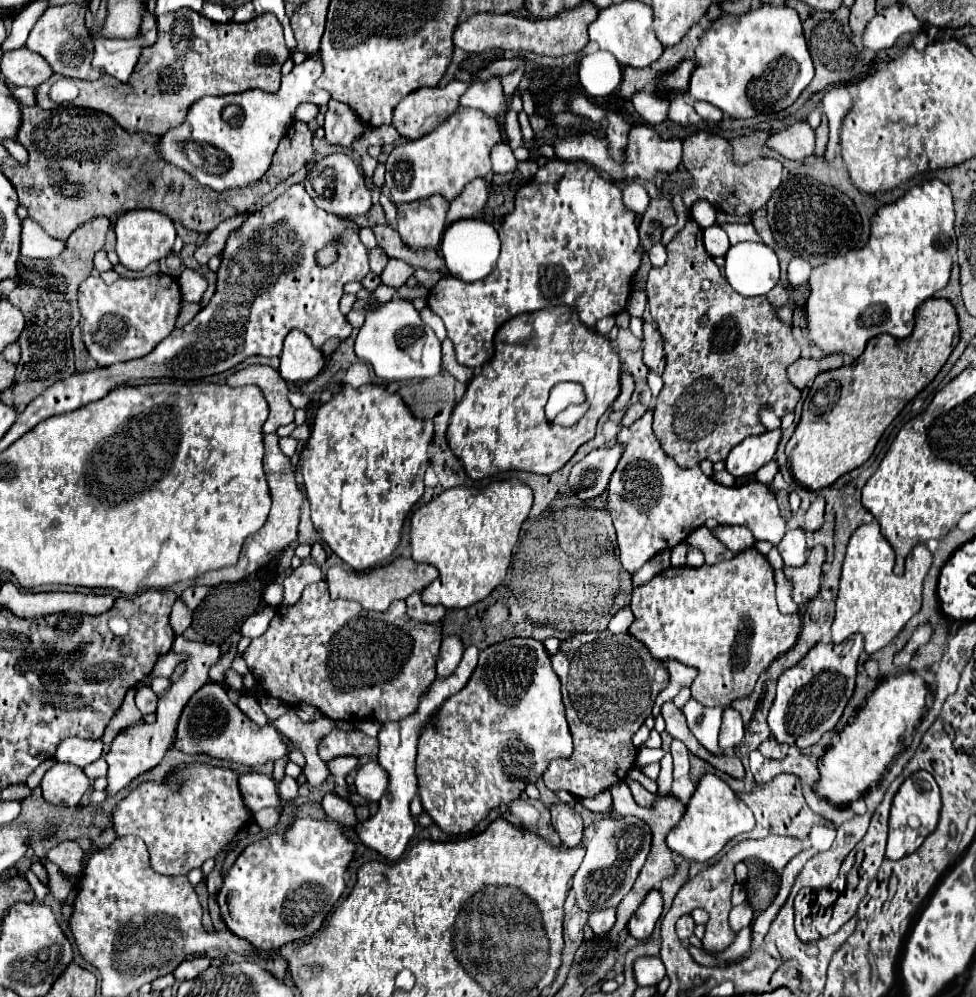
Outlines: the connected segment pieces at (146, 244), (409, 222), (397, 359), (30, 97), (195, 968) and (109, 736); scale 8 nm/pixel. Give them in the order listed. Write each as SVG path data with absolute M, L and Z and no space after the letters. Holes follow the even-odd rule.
M148 209L128 211L120 215L114 227L116 227L116 253L120 257L120 263L132 271L142 271L150 263L164 259L172 251L176 239L176 227L172 219L164 217L164 213L148 211Z
M440 195L398 205L396 223L404 245L414 251L436 249L446 229L448 205L450 203Z
M392 299L380 309L366 315L364 325L356 337L356 355L358 359L374 365L374 373L384 381L402 381L402 379L426 379L442 371L442 343L428 325L422 325L422 319L414 305L404 299ZM400 339L406 339L408 345L402 349Z
M14 87L14 89L12 89L12 95L16 97L16 101L18 101L20 105L36 105L34 89L30 89L30 87Z
M192 955L186 961L182 961L176 969L174 969L174 977L176 981L186 981L186 979L194 979L196 975L200 975L202 971L206 971L210 967L210 959L204 955Z
M132 687L132 689L126 693L126 697L124 697L122 707L116 711L114 719L108 723L106 733L104 733L104 737L102 737L102 741L104 741L106 745L108 745L108 741L112 741L112 739L118 735L120 729L126 729L126 727L136 725L136 723L142 721L142 713L138 711L138 707L136 707L136 703L134 703L134 695L136 695L136 691L134 691L134 687Z

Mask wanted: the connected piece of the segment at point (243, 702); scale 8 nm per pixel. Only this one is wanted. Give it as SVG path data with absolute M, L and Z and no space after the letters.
M240 695L240 701L236 703L240 709L242 709L242 713L246 715L246 717L250 717L256 725L260 725L260 727L264 727L266 723L268 723L268 717L266 717L266 713L260 709L260 705L258 705L258 701L252 697L252 695Z

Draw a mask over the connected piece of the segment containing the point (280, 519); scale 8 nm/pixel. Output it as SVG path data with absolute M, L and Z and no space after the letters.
M270 433L270 435L264 437L264 449L266 449L264 451L264 473L266 473L266 479L268 479L268 485L270 485L270 495L272 495L272 509L270 509L266 525L258 533L248 537L248 541L244 543L244 557L240 557L236 565L216 569L216 571L208 571L208 573L204 573L204 577L194 579L194 585L214 587L214 585L220 585L220 583L240 581L246 575L250 575L252 571L268 565L280 551L284 551L296 539L298 523L300 523L300 507L302 507L304 495L302 495L300 487L296 485L296 477L294 477L294 469L292 469L290 459L278 447L278 439L280 437L276 433Z

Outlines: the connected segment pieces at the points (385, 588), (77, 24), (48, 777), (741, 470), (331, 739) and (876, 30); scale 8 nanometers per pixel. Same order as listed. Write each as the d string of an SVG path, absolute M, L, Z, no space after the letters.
M398 557L388 565L374 567L368 573L350 573L342 567L332 567L326 573L326 583L330 587L330 597L332 599L352 599L362 605L362 609L368 611L384 611L390 607L392 601L396 599L406 599L416 591L424 591L426 585L432 583L432 579L438 577L438 569L432 565L416 563L414 559Z
M64 3L64 5L48 7L44 11L44 17L40 17L40 21L36 21L32 33L28 35L26 47L30 51L42 55L54 73L64 75L64 77L72 77L72 79L94 81L102 73L100 73L100 69L94 69L90 65L90 61L92 61L92 37L90 37L90 31L86 29L84 13L86 13L86 7L80 3Z
M54 763L54 767L46 771L40 787L48 803L56 805L62 803L68 807L76 807L82 795L90 789L90 779L78 765Z
M780 429L766 431L756 437L746 437L740 445L732 449L732 453L726 459L726 471L734 477L752 475L762 465L772 461L776 447L780 441Z
M332 731L328 733L320 745L318 745L318 755L324 763L336 759L336 757L370 757L376 759L378 755L378 741L364 735L362 731Z
M902 4L886 7L878 13L862 33L862 45L868 51L880 51L892 47L896 39L904 33L918 33L922 21L916 21L916 15Z

